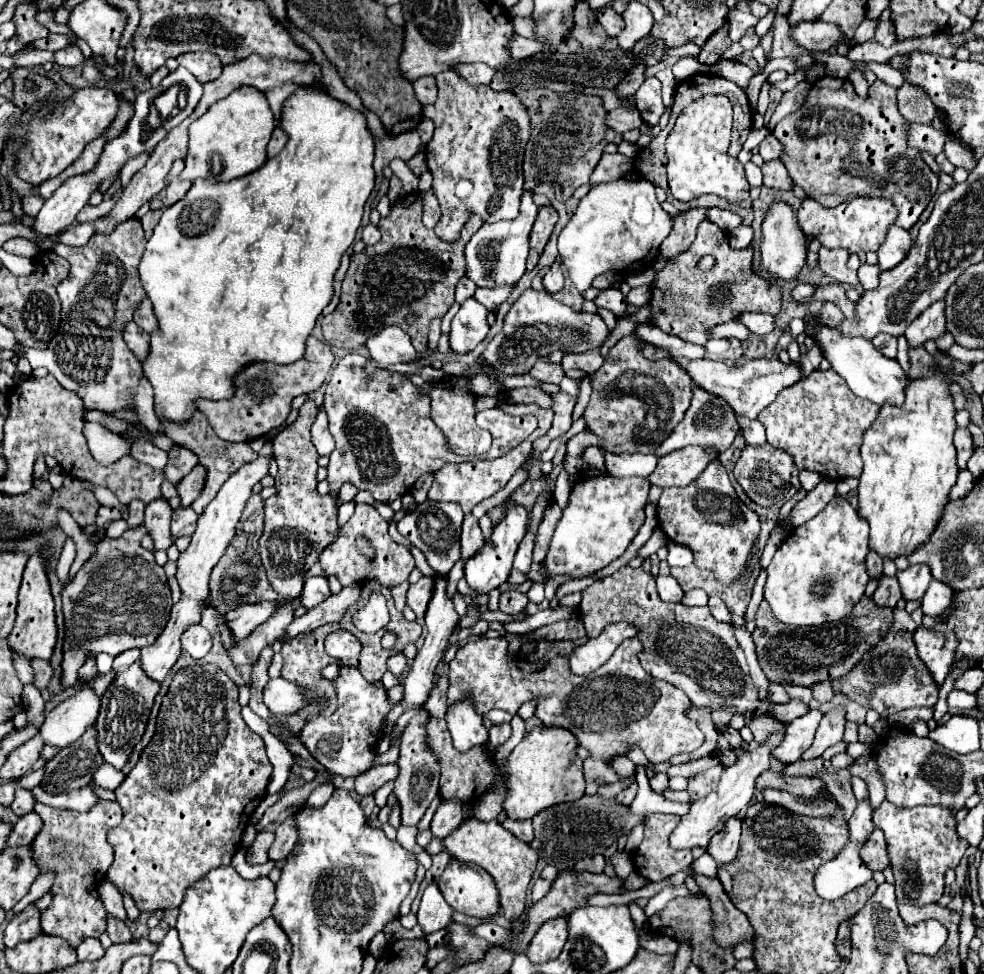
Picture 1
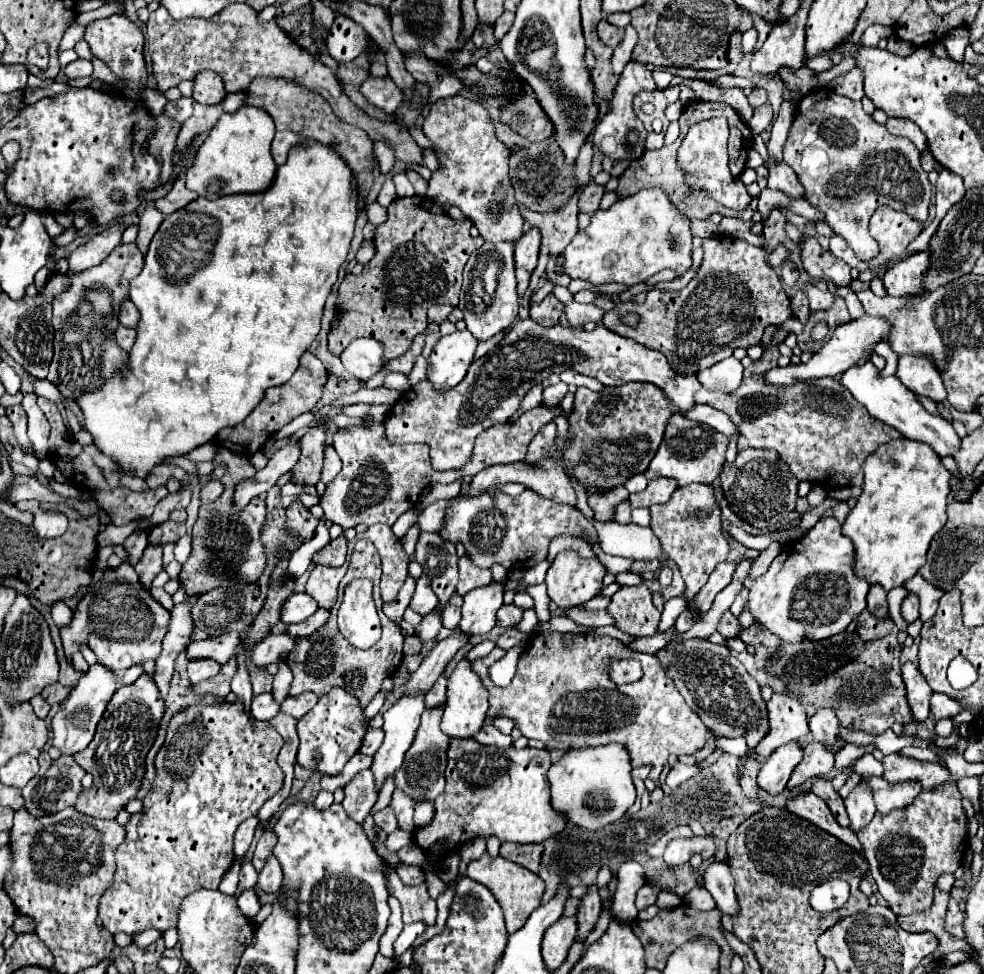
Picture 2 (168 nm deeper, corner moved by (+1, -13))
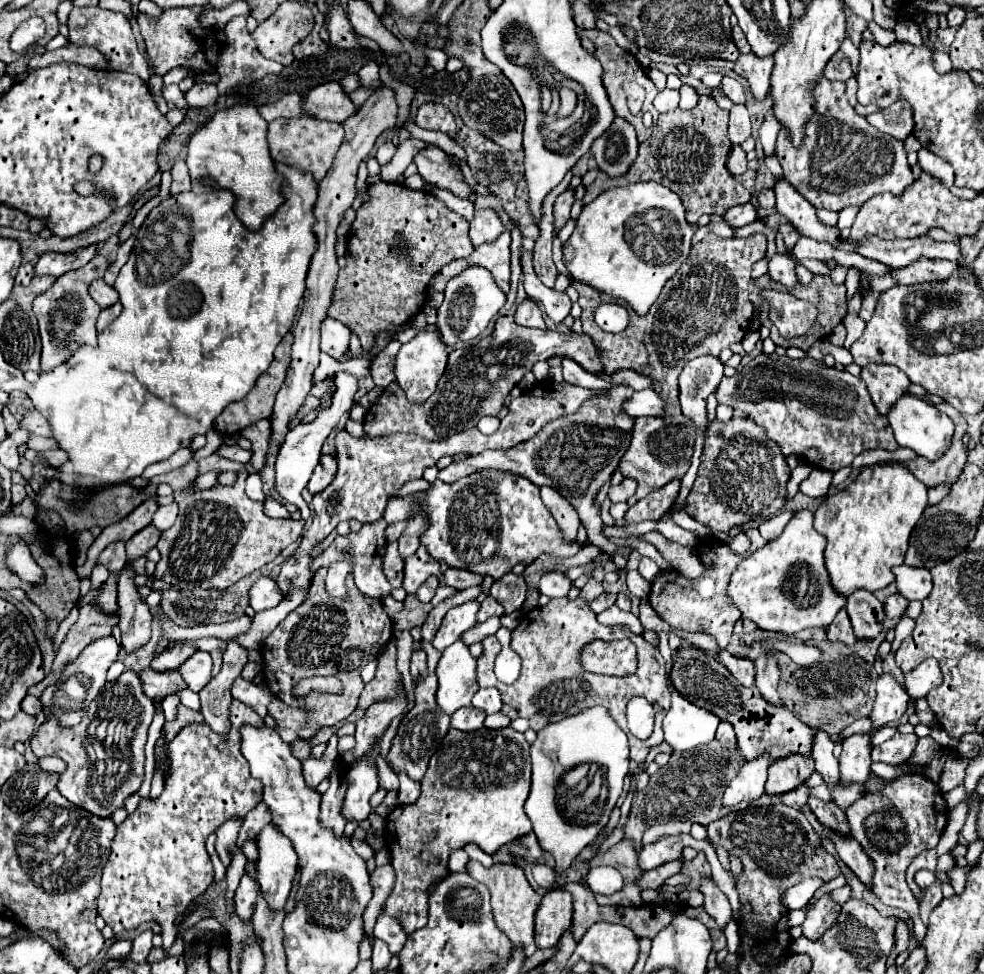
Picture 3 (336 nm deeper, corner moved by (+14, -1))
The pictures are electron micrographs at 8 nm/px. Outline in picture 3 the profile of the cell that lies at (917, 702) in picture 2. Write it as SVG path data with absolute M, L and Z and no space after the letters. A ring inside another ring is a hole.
M890 673L878 675L878 695L874 701L874 709L870 713L874 727L898 721L906 713L908 701L910 697L906 689L896 681L894 675Z

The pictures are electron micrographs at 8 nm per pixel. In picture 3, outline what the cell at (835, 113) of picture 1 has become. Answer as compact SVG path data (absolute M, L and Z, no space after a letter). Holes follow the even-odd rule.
M818 81L812 89L814 113L804 127L802 145L794 147L790 133L782 127L776 139L776 157L784 169L784 179L806 197L814 207L842 211L850 205L862 205L870 197L890 191L902 195L914 183L904 143L878 133L866 117L854 113L844 97L844 85L838 81Z

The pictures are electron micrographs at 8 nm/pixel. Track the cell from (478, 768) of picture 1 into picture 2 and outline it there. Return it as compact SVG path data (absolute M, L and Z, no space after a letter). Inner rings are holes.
M453 739L447 751L447 785L433 801L435 817L429 825L417 827L413 843L425 853L435 847L443 857L475 839L497 837L501 843L543 843L565 829L563 817L549 805L547 769L551 765L545 749L487 747L475 739Z

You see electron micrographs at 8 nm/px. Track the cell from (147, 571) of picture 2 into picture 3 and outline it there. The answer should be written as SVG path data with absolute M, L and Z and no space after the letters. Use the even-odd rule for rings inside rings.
M132 561L124 565L118 579L118 605L120 605L120 621L118 627L122 631L122 649L134 651L148 643L150 639L150 607L140 597L138 585L134 583L136 571Z

